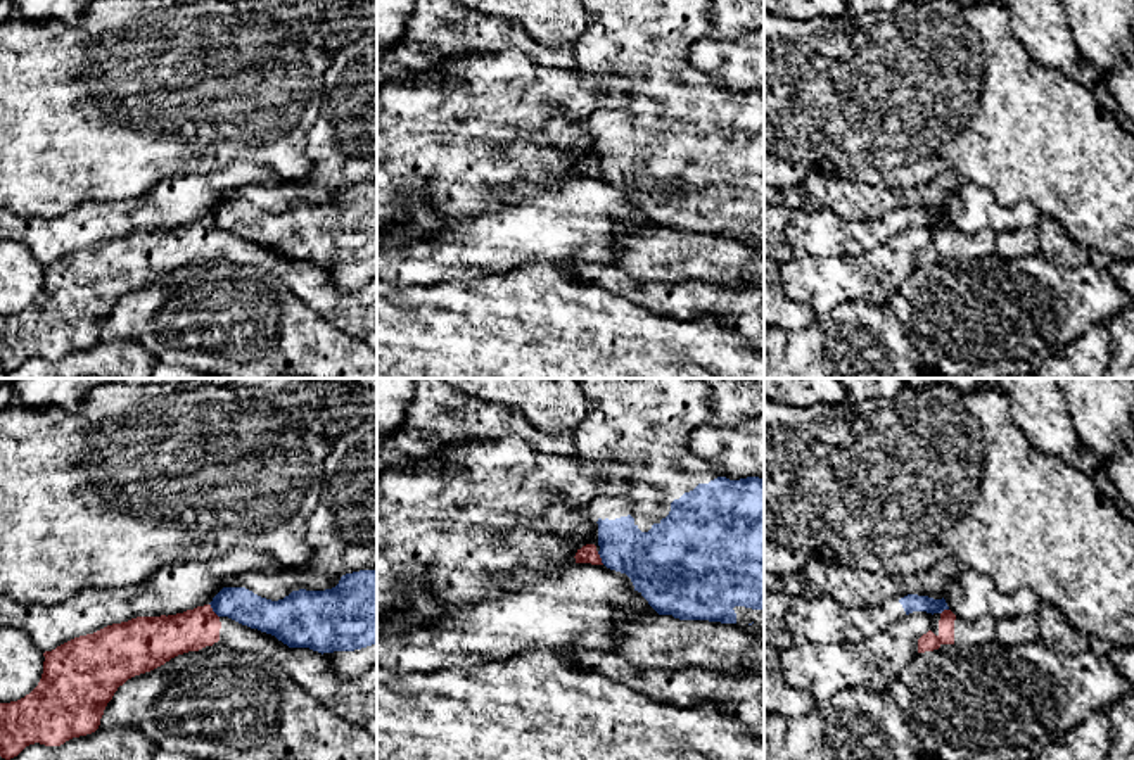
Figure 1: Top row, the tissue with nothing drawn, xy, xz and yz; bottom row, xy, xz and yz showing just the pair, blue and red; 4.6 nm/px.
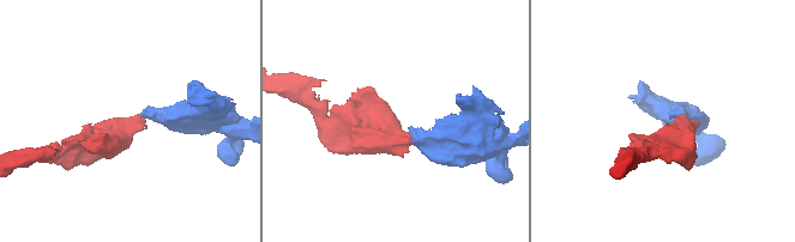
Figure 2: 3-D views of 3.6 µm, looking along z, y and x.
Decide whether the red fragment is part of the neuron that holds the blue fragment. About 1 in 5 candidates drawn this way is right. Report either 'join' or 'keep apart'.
keep apart

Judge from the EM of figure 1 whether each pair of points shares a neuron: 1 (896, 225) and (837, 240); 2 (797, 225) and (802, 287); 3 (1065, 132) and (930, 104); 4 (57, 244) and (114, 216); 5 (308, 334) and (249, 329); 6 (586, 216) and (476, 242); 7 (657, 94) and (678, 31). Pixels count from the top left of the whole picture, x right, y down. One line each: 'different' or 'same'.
1: same
2: different
3: same
4: same
5: same
6: same
7: same

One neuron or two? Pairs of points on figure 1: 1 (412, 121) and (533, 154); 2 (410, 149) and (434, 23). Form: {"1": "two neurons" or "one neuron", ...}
{"1": "one neuron", "2": "two neurons"}

